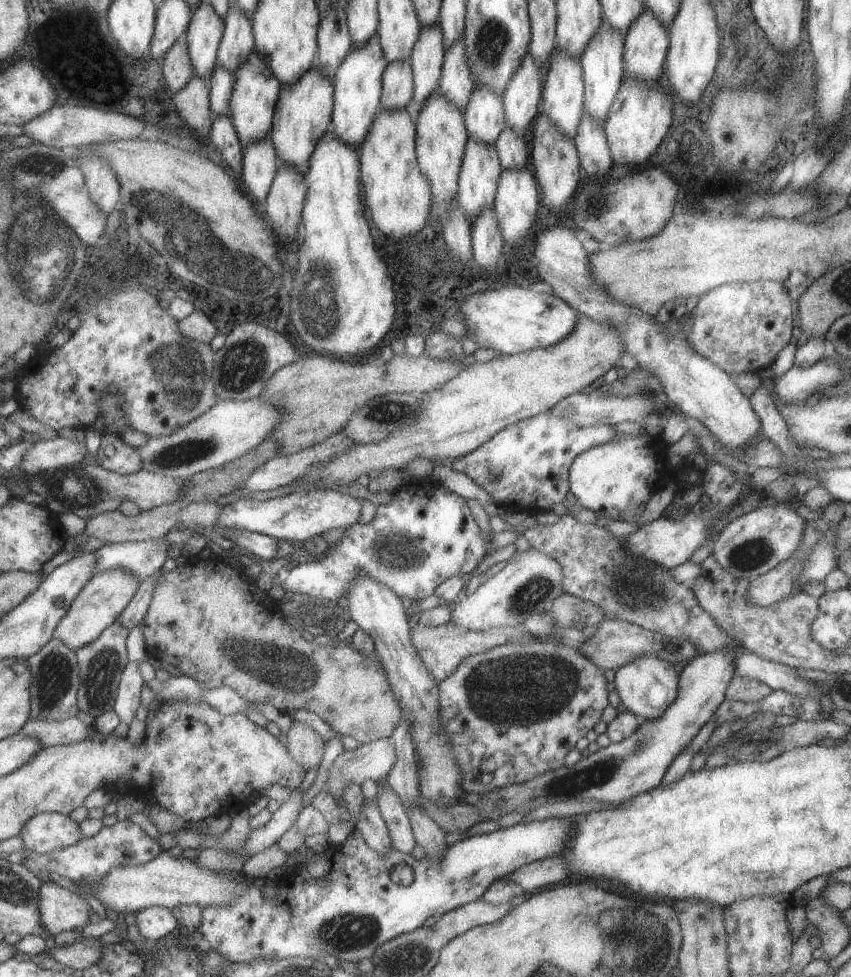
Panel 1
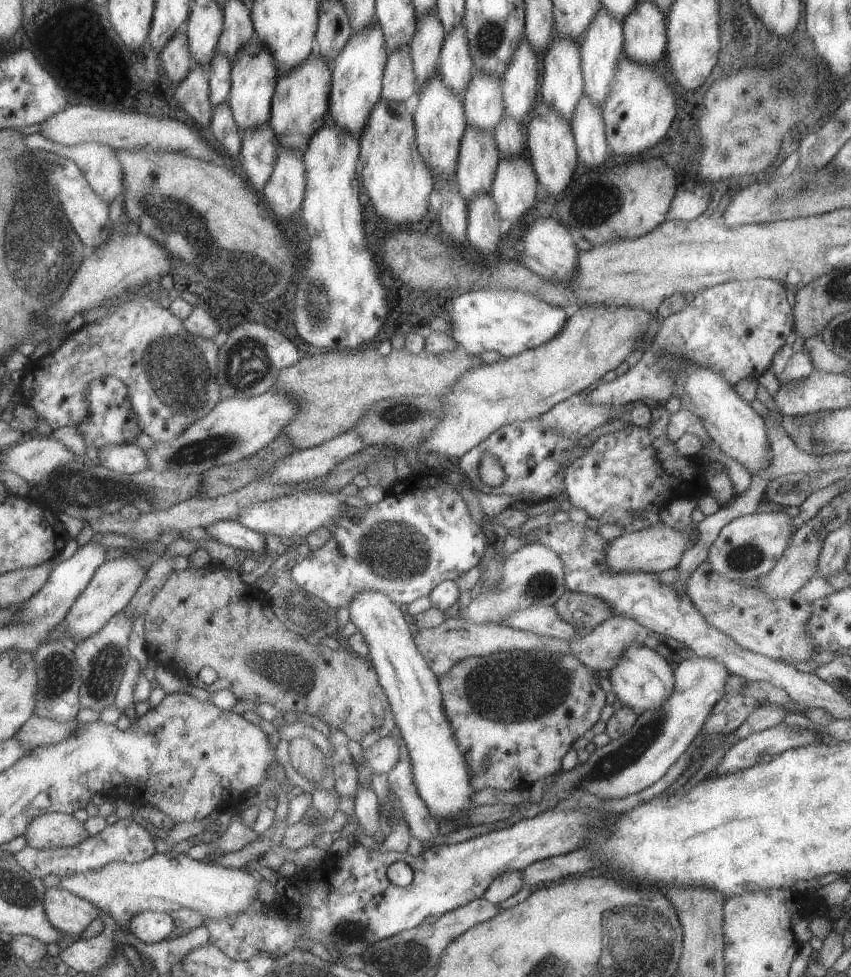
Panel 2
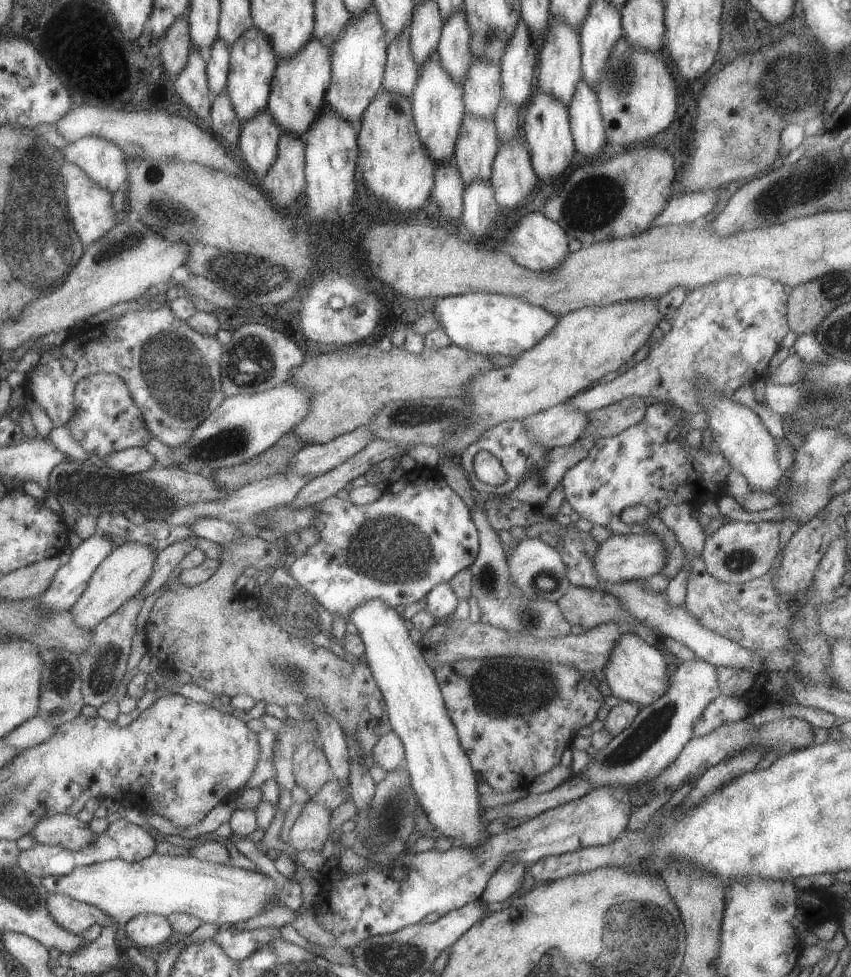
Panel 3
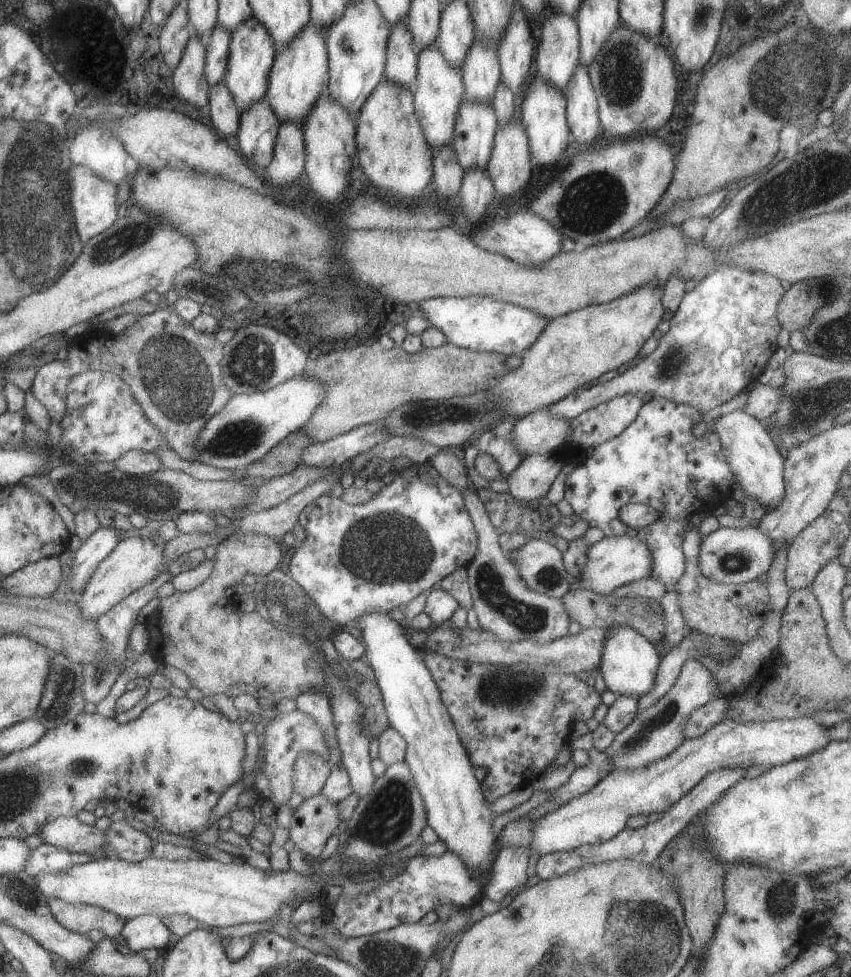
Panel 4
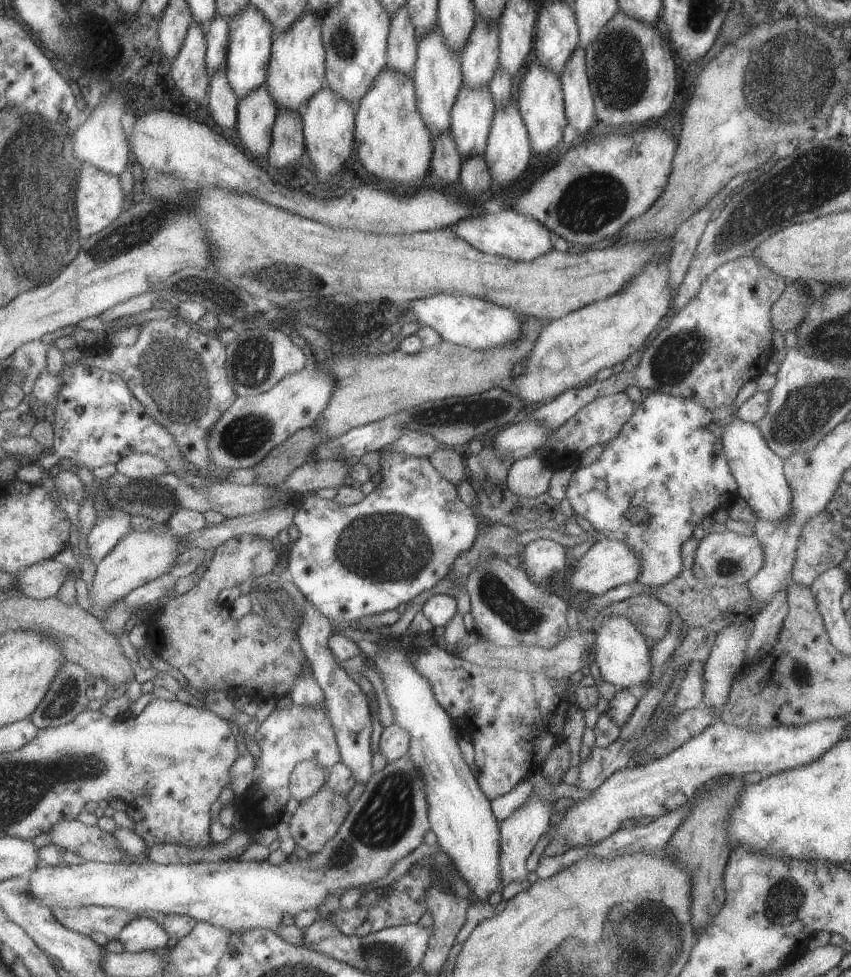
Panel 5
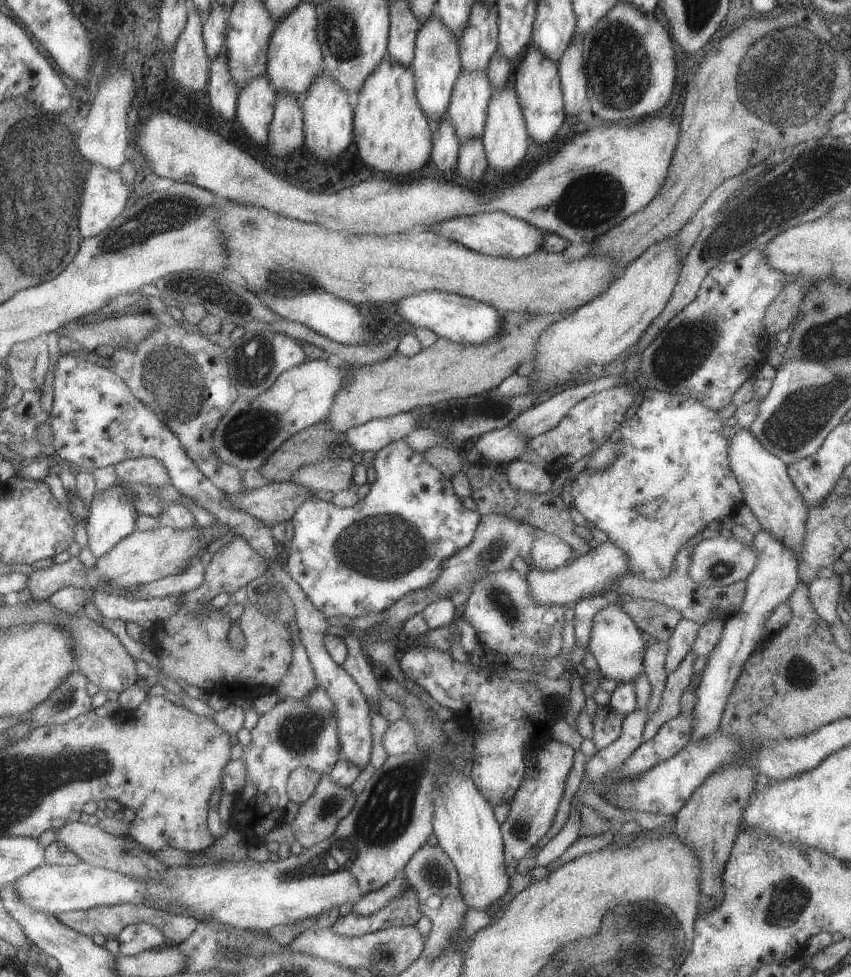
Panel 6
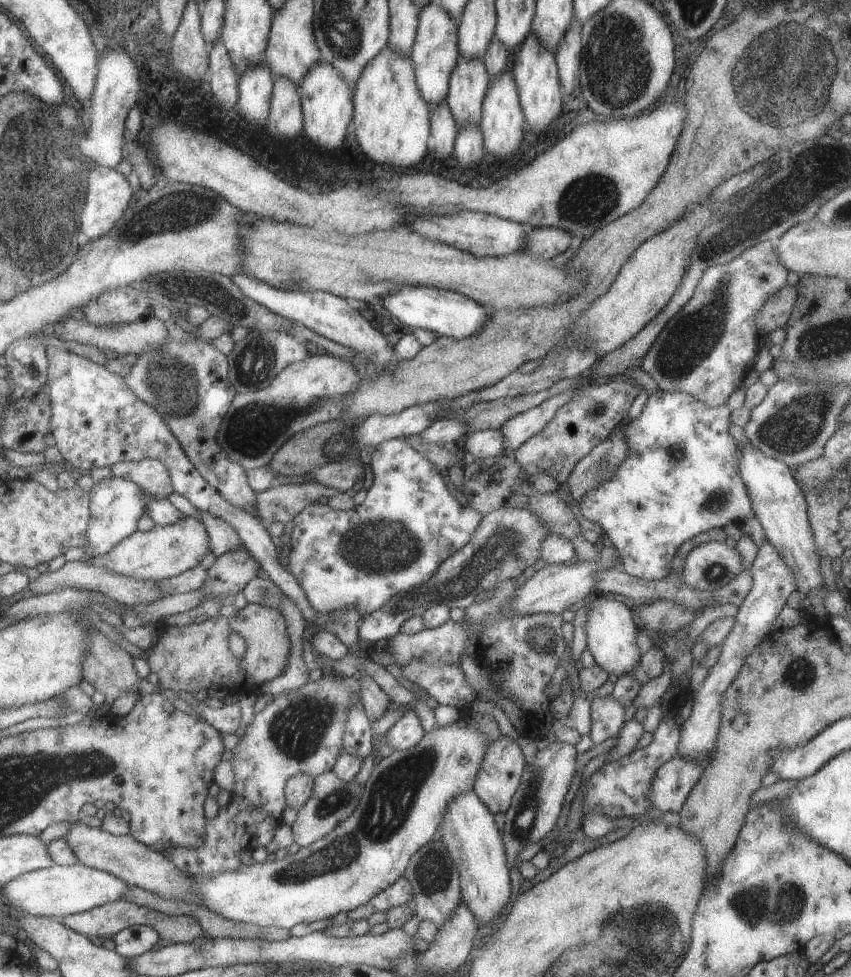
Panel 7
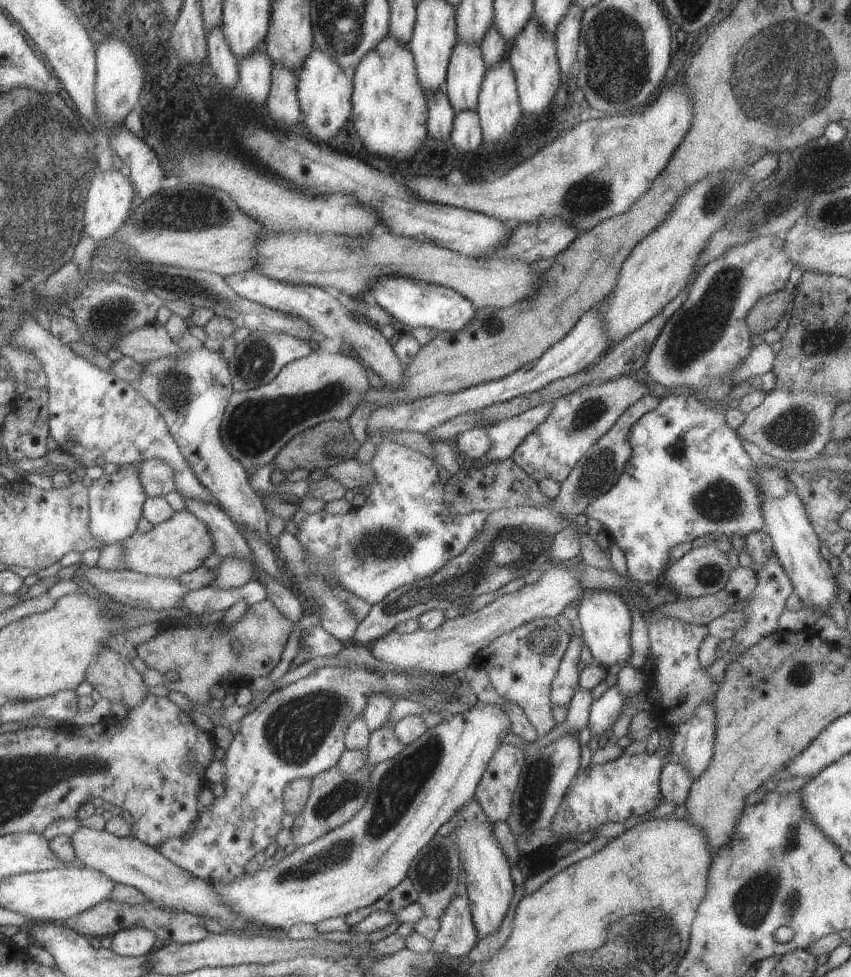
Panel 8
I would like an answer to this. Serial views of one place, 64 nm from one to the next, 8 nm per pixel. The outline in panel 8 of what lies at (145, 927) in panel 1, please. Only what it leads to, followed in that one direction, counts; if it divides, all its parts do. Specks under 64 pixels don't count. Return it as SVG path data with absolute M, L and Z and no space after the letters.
M132 927L119 930L111 937L111 950L121 957L139 957L149 953L156 937L145 928Z

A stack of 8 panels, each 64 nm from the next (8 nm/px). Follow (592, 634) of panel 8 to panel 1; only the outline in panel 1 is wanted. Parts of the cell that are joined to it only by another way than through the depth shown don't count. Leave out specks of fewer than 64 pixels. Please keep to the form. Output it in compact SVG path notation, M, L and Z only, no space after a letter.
M653 656L634 657L628 664L622 665L615 670L613 684L619 695L620 703L625 710L631 712L641 720L656 720L675 701L678 690L678 667L669 665L667 662Z

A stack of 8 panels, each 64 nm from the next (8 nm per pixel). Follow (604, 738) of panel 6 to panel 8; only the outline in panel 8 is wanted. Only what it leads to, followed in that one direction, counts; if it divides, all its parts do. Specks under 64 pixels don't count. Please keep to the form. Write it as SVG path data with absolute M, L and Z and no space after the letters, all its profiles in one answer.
M616 685L603 690L590 705L590 714L588 717L590 734L593 737L607 737L611 734L611 728L614 726L615 721L619 719L623 704L624 699L618 692Z

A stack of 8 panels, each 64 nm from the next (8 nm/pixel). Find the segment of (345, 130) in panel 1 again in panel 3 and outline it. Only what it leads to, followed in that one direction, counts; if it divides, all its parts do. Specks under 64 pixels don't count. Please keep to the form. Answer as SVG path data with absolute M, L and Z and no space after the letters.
M371 4L363 16L349 16L349 22L343 26L339 38L329 46L331 78L323 100L343 120L358 125L369 100L373 100L373 96L382 89L388 42L388 33Z

